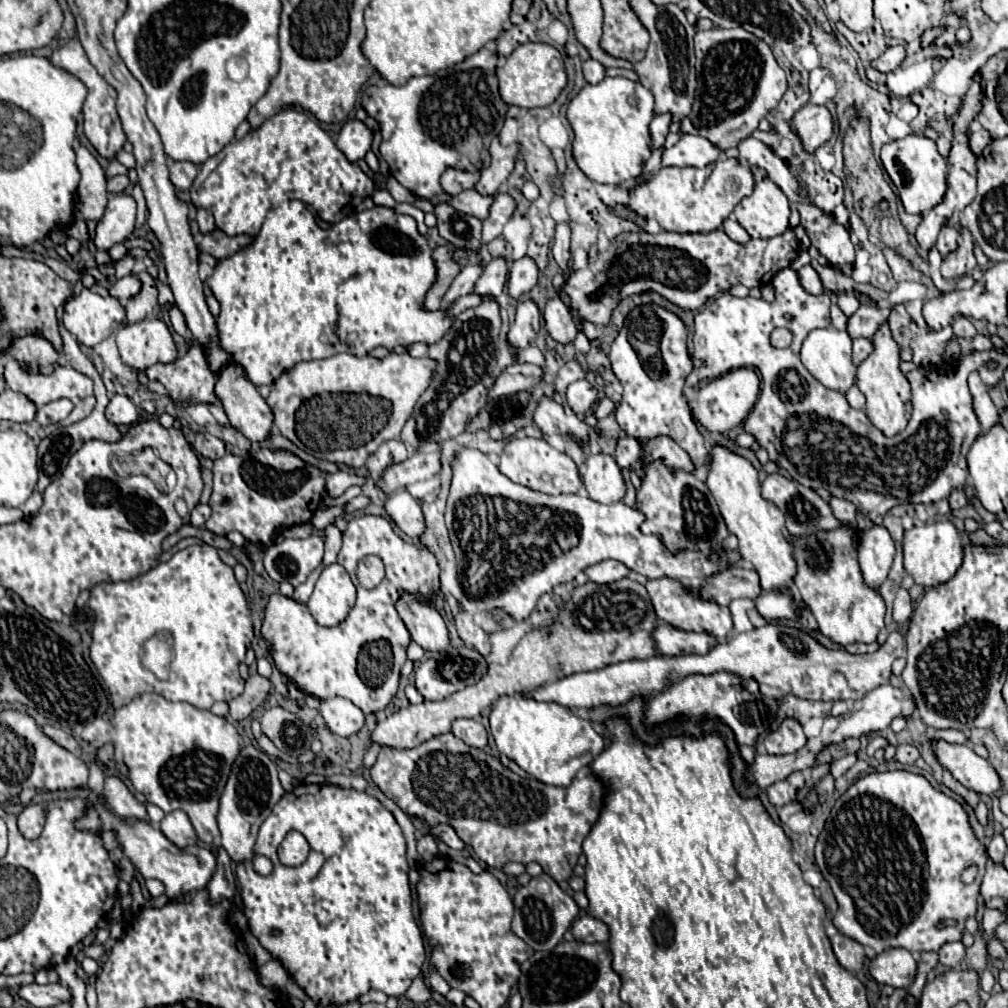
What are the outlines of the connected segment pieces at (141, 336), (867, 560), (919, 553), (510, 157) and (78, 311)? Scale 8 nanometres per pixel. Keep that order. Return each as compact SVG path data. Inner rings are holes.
M144 318L116 330L116 344L122 362L136 374L142 374L152 364L166 364L176 360L178 352L170 328L160 318Z
M870 524L862 534L862 544L858 548L858 562L868 586L878 588L892 566L894 542L884 526Z
M934 522L924 526L914 526L904 532L903 537L903 564L906 572L914 578L920 586L938 586L942 582L948 582L958 566L962 564L962 544L960 534L954 528L952 522Z
M496 136L492 140L492 146L490 146L492 162L486 170L482 170L480 182L476 184L476 190L480 194L496 194L500 190L500 184L504 184L506 178L510 176L510 172L514 170L514 162L516 162L518 152L520 152L518 142L514 142L510 146L502 146L498 136Z
M84 288L80 296L66 302L62 316L66 330L76 336L80 344L90 348L106 340L114 326L124 320L124 306L116 298L94 294L88 288Z

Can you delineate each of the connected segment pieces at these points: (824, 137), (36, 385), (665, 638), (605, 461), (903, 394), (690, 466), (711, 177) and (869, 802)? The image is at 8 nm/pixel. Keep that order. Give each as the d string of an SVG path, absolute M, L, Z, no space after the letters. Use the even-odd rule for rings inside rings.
M806 104L794 116L792 126L808 152L816 152L834 134L834 118L830 110L818 104Z
M8 358L4 378L8 388L26 394L36 406L44 406L60 398L74 400L92 394L92 380L70 366L58 366L50 376L28 374L14 358Z
M658 622L654 630L656 646L662 654L682 656L682 654L708 654L718 640L710 632L686 632L668 622Z
M594 452L588 456L582 480L590 498L602 504L620 502L626 494L626 484L620 466L616 464L614 456L604 452Z
M884 322L876 334L872 336L874 350L866 360L862 360L856 368L856 386L866 396L866 416L874 426L878 426L886 436L894 436L902 432L910 420L912 404L910 404L910 384L906 376L900 372L900 346L896 344L888 322Z
M656 436L650 440L642 440L640 442L642 448L642 458L640 458L640 472L638 476L644 476L644 470L654 462L660 460L666 468L670 468L672 472L676 470L684 470L684 472L694 472L694 462L688 456L686 450L682 450L672 438L668 436Z
M720 158L706 168L660 168L650 180L630 190L628 208L642 218L654 218L670 232L712 232L732 214L744 196L754 188L752 172L734 158Z
M892 770L892 772L872 772L872 774L866 774L862 778L858 778L834 804L828 820L826 820L826 826L822 830L822 834L818 836L818 842L816 842L816 864L822 872L822 876L828 880L828 884L832 888L848 888L848 900L840 900L838 904L838 912L834 916L834 926L848 938L860 942L862 946L872 946L876 952L884 952L888 948L906 948L910 952L932 952L932 950L940 950L942 944L948 944L948 942L958 942L962 940L962 934L964 934L964 922L966 918L974 916L976 914L976 908L978 908L978 890L980 890L980 882L982 882L982 876L984 876L984 866L986 866L986 860L988 860L988 854L986 854L986 848L984 844L976 838L972 826L970 826L970 820L968 820L968 812L964 810L964 806L960 802L956 802L954 798L946 796L944 792L936 790L922 774L914 774L914 772L908 772L908 770ZM968 864L976 864L980 868L976 880L972 884L964 884L960 880L960 872L962 868L966 868ZM954 918L958 922L958 926L954 928L938 928L938 922L944 922L944 920L950 920Z

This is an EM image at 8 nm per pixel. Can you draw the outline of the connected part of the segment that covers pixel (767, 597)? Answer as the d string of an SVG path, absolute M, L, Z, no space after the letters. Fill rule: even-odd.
M762 594L756 598L756 610L766 618L798 618L796 616L796 606L804 606L804 602L800 598L792 600L792 596L788 594Z

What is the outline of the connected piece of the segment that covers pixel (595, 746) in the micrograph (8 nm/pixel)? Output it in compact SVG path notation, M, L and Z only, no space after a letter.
M500 696L490 712L490 732L494 736L496 748L500 754L506 754L512 762L516 762L522 770L526 770L528 774L532 774L536 780L550 784L550 786L570 786L572 778L584 768L588 766L606 746L606 740L592 728L592 724L588 720L576 718L568 712L564 712L564 708L556 702L538 702L532 698L524 698L524 696Z

